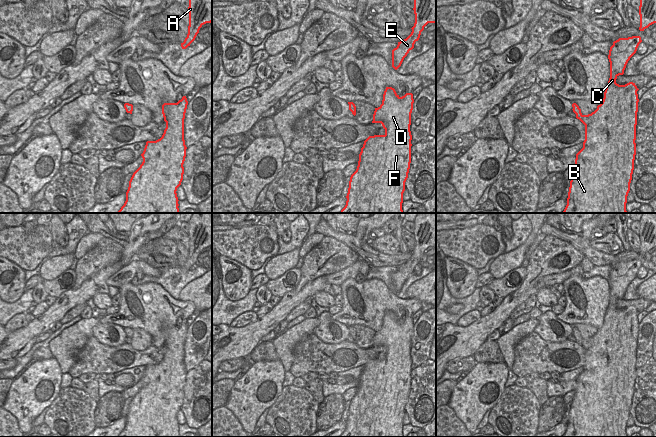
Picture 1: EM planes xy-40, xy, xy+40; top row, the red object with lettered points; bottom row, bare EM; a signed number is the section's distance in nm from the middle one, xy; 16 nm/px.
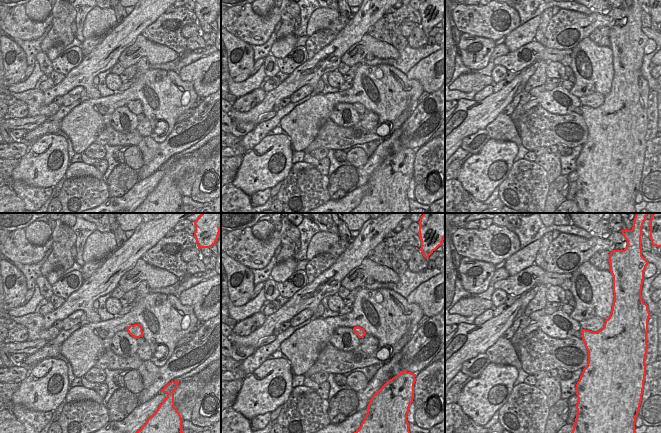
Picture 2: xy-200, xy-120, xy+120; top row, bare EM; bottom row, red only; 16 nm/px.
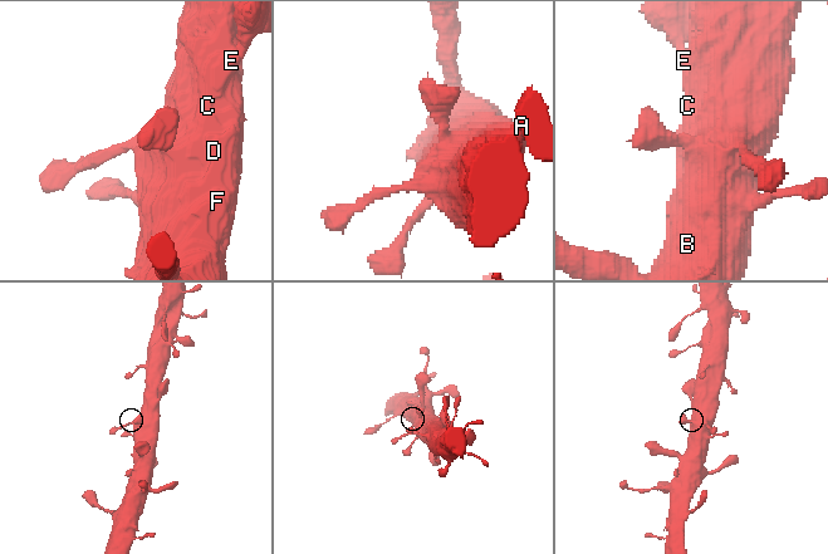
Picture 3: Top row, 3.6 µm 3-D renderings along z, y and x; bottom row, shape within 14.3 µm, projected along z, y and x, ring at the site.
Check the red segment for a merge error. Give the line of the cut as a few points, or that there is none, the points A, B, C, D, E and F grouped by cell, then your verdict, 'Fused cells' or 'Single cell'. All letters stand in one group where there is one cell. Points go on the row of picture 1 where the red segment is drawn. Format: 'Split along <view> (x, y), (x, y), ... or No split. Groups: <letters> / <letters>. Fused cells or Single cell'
No split. Groups: A B C D E F. Single cell

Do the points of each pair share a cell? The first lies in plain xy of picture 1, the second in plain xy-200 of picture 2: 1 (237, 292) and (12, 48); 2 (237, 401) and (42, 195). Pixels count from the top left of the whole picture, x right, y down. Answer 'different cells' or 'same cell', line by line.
1: same cell
2: different cells

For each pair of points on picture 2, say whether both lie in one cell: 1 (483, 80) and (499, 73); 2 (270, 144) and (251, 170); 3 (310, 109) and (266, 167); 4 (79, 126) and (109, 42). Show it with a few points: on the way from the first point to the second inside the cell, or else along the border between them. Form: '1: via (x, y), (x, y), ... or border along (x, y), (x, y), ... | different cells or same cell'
1: border along (490, 76), (493, 79) | different cells
2: via (271, 150), (258, 163) | same cell
3: border along (287, 136), (292, 147) | different cells
4: border along (101, 96), (90, 98) | different cells

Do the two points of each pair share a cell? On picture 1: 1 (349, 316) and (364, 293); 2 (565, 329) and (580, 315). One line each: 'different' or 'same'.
1: same
2: different

